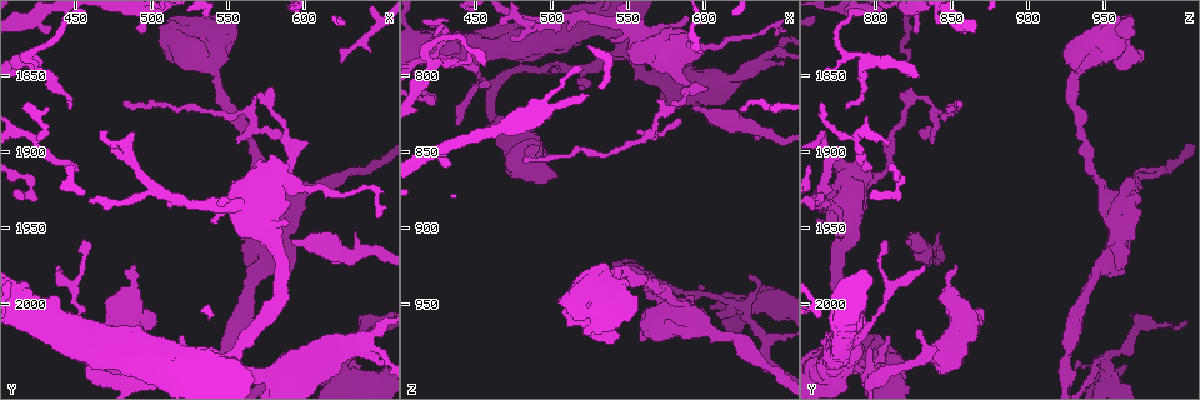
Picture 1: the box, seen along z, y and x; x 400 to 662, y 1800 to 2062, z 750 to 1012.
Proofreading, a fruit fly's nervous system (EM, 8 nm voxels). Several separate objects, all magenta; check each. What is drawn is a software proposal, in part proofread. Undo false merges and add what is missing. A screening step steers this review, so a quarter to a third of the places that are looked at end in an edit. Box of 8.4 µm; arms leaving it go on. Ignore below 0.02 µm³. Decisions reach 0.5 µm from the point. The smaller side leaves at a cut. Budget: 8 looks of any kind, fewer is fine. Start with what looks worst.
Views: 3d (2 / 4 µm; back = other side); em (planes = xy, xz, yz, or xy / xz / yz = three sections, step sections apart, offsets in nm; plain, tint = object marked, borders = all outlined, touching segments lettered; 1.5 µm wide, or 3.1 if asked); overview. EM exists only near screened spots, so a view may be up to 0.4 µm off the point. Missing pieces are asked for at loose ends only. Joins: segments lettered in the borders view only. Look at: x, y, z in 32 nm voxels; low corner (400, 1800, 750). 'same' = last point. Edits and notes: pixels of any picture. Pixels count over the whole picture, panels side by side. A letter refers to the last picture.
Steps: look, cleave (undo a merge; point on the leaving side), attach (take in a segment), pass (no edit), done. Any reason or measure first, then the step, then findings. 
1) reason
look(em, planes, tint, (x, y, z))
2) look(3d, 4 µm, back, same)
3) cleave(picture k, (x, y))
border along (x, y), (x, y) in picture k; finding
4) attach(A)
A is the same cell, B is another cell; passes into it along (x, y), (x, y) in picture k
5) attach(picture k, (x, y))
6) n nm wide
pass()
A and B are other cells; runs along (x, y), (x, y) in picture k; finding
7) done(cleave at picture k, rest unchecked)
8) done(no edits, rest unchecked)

branch stops here
look(em, planes, tint, (538, 1946, 778))

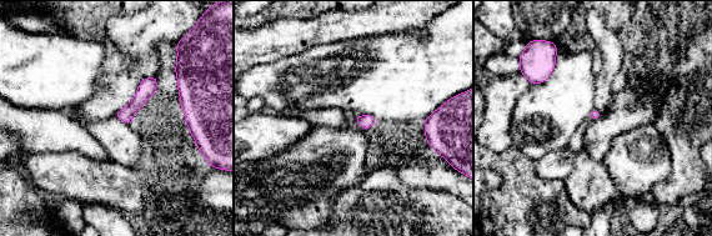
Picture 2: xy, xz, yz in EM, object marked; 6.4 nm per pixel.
what lies round it
look(em, planes, borders, same)

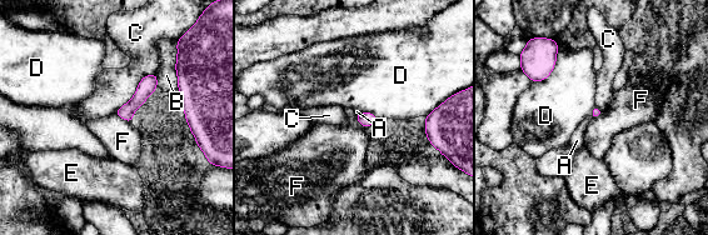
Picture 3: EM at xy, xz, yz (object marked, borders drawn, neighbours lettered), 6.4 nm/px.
pass()
A, B, C, D, E and F are other cells; runs along (153, 76), (140, 96), (121, 114) in picture 3; no lettered segment goes on from it

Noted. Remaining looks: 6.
thick turns thin
look(em, planes, borders, (462, 2040, 828))

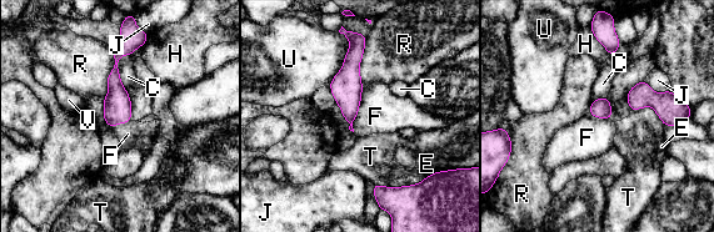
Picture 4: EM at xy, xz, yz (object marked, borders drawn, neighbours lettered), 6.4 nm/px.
pass()
C, E, F, H, J, R, T, U and V are other cells; border along (363, 89), (353, 131) in picture 4; one cell here

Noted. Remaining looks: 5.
a narrow waist
look(em, xy, step 8, tint, (586, 1884, 814))

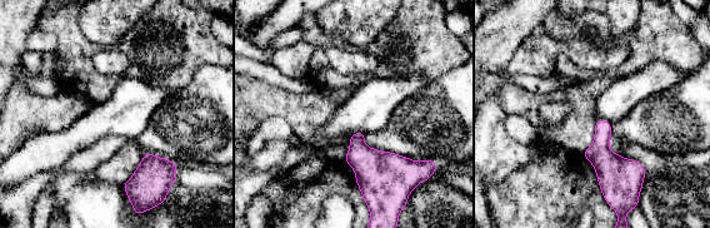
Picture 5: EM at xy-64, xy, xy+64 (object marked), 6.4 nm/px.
another direction
look(em, xz, step 8, borders, same)

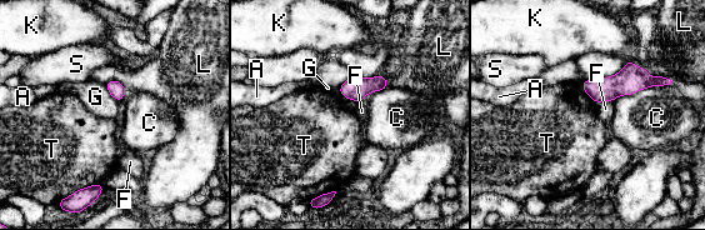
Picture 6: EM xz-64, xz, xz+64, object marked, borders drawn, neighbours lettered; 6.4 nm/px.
pass()
A, C, F, G, K, L, S and T are other cells; border along (338, 88), (344, 96), (358, 103) in picture 6; continuous, no second cell

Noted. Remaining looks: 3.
done(no edits, rest unchecked)

